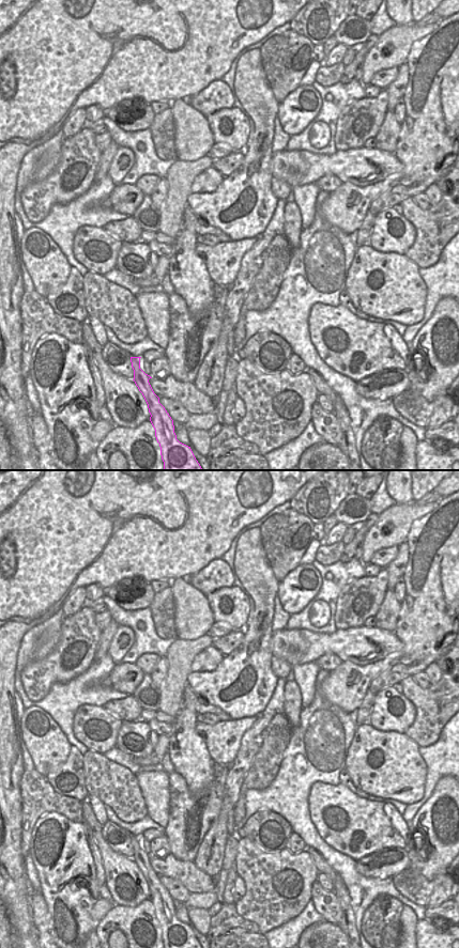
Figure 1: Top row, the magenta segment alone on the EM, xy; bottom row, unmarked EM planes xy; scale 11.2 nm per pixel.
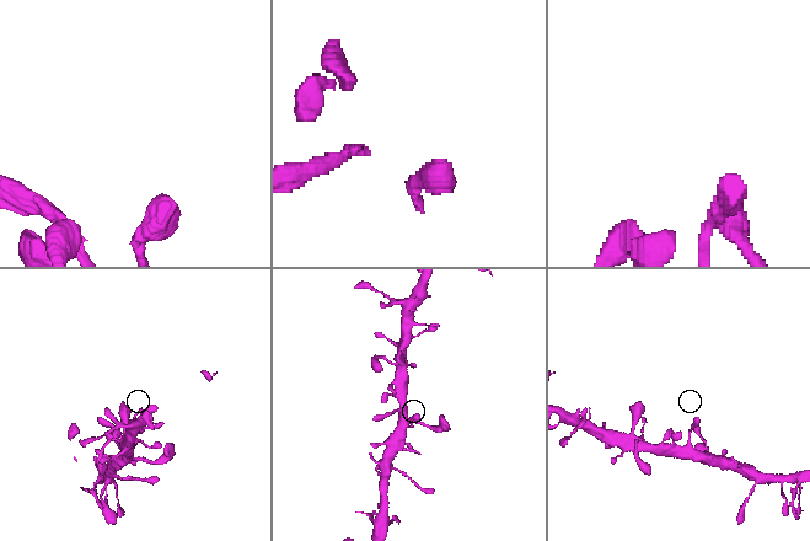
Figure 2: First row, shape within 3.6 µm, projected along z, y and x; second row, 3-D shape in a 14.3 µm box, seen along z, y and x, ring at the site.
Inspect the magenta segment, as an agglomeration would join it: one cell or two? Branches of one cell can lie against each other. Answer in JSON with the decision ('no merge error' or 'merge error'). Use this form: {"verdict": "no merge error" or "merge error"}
{"verdict": "no merge error"}

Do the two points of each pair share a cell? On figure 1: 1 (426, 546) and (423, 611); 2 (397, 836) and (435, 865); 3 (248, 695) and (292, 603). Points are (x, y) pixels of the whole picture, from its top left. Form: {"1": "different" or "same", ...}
{"1": "same", "2": "different", "3": "different"}

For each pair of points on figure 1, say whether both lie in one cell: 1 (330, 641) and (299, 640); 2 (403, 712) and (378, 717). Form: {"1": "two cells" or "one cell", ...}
{"1": "one cell", "2": "one cell"}

